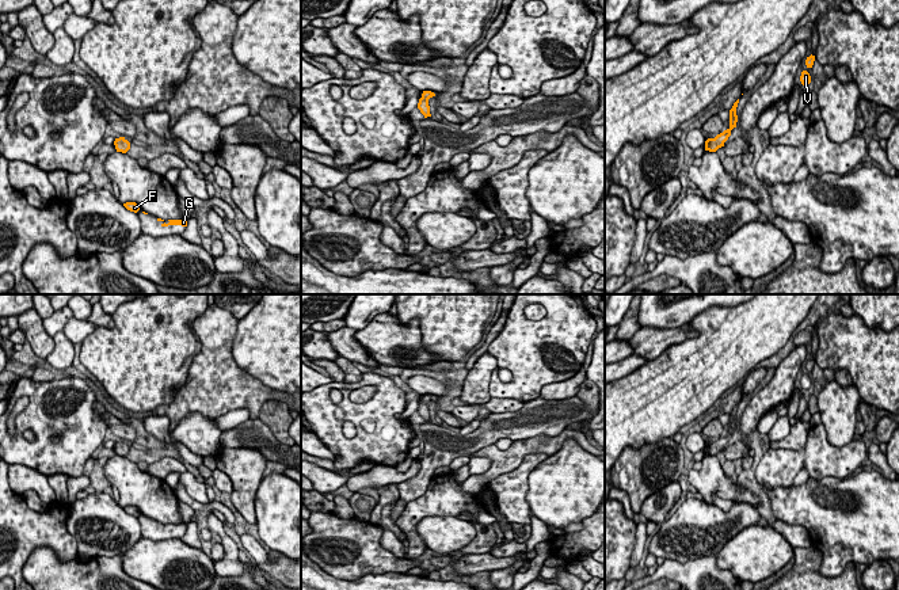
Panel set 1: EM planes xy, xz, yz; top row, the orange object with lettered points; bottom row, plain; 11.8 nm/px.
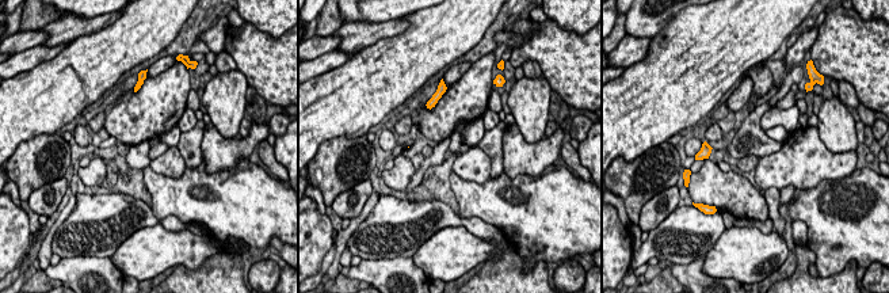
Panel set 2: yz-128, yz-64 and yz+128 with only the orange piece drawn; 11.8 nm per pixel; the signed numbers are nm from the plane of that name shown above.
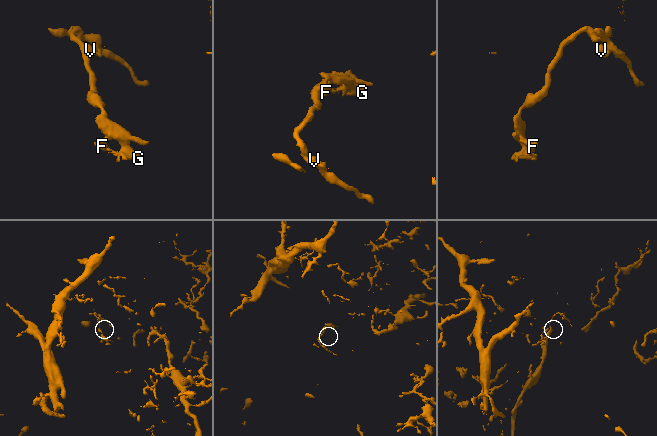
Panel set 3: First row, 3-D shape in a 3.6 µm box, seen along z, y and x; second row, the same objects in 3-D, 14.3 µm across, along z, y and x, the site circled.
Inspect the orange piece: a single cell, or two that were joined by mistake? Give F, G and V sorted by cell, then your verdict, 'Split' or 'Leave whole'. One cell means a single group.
Groups: F G / V. Split

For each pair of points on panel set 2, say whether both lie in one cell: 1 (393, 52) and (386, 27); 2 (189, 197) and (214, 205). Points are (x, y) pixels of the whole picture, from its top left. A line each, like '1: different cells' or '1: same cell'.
1: different cells
2: same cell

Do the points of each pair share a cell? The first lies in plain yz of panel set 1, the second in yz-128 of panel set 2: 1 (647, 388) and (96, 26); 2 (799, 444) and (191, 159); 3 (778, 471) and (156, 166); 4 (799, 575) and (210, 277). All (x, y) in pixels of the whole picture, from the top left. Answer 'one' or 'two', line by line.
1: two
2: one
3: one
4: one

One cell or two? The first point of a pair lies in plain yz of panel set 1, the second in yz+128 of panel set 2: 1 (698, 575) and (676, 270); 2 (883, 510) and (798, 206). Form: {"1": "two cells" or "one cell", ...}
{"1": "one cell", "2": "one cell"}

